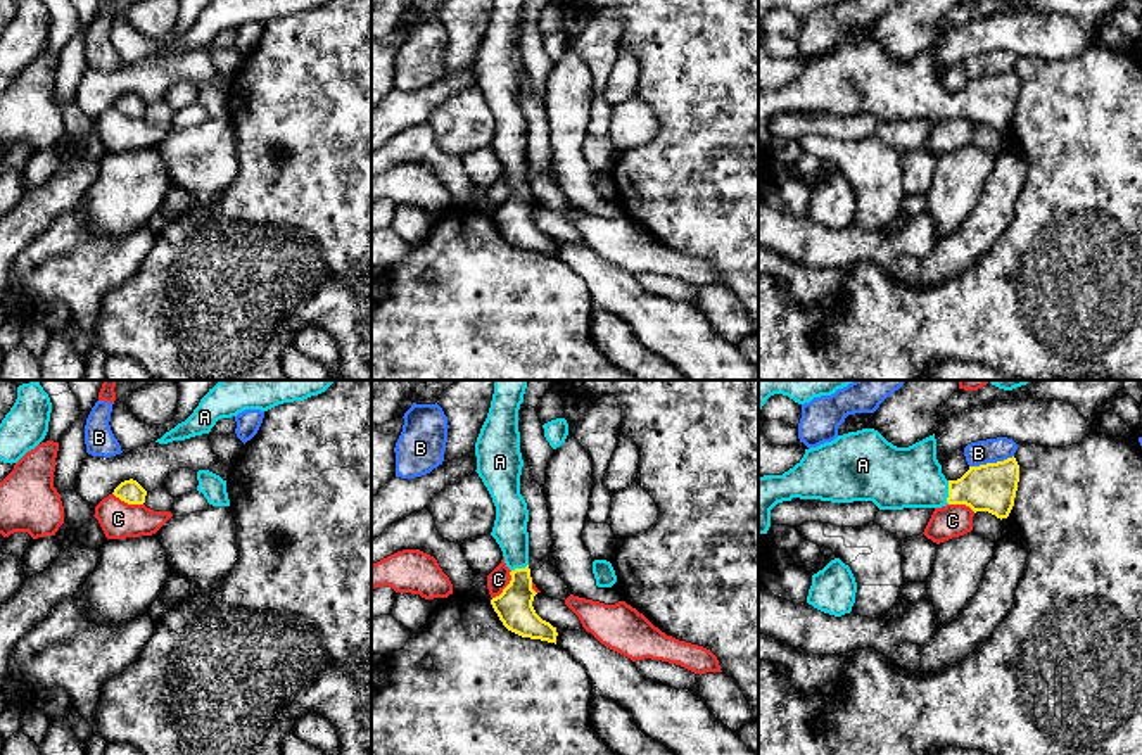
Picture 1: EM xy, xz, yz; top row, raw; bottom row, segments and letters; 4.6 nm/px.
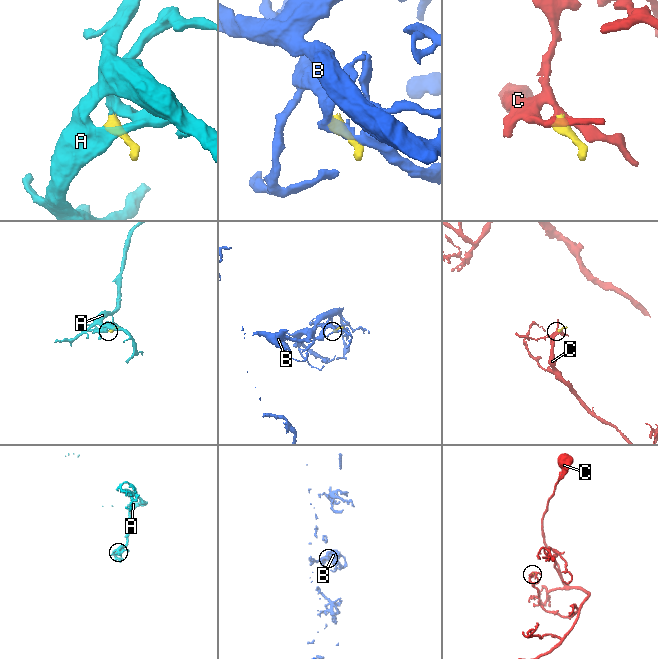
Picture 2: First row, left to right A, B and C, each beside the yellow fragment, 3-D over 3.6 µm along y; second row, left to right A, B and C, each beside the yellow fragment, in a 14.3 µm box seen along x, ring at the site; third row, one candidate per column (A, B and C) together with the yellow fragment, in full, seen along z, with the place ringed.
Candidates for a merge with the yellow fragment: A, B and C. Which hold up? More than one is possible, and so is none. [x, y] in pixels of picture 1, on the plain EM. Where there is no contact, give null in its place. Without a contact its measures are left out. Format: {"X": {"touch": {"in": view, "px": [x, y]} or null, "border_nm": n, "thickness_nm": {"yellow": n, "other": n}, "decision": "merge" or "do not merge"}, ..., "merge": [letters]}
{"A": {"touch": {"in": "yz", "px": [949, 106]}, "border_nm": 110, "thickness_nm": {"yellow": 220, "other": 280}, "decision": "merge"}, "B": {"touch": {"in": "yz", "px": [990, 76]}, "border_nm": 220, "thickness_nm": {"yellow": 220, "other": 110}, "decision": "do not merge"}, "C": {"touch": {"in": "xz", "px": [507, 199]}, "border_nm": 160, "thickness_nm": {"yellow": 170, "other": 100}, "decision": "do not merge"}, "merge": ["A"]}

